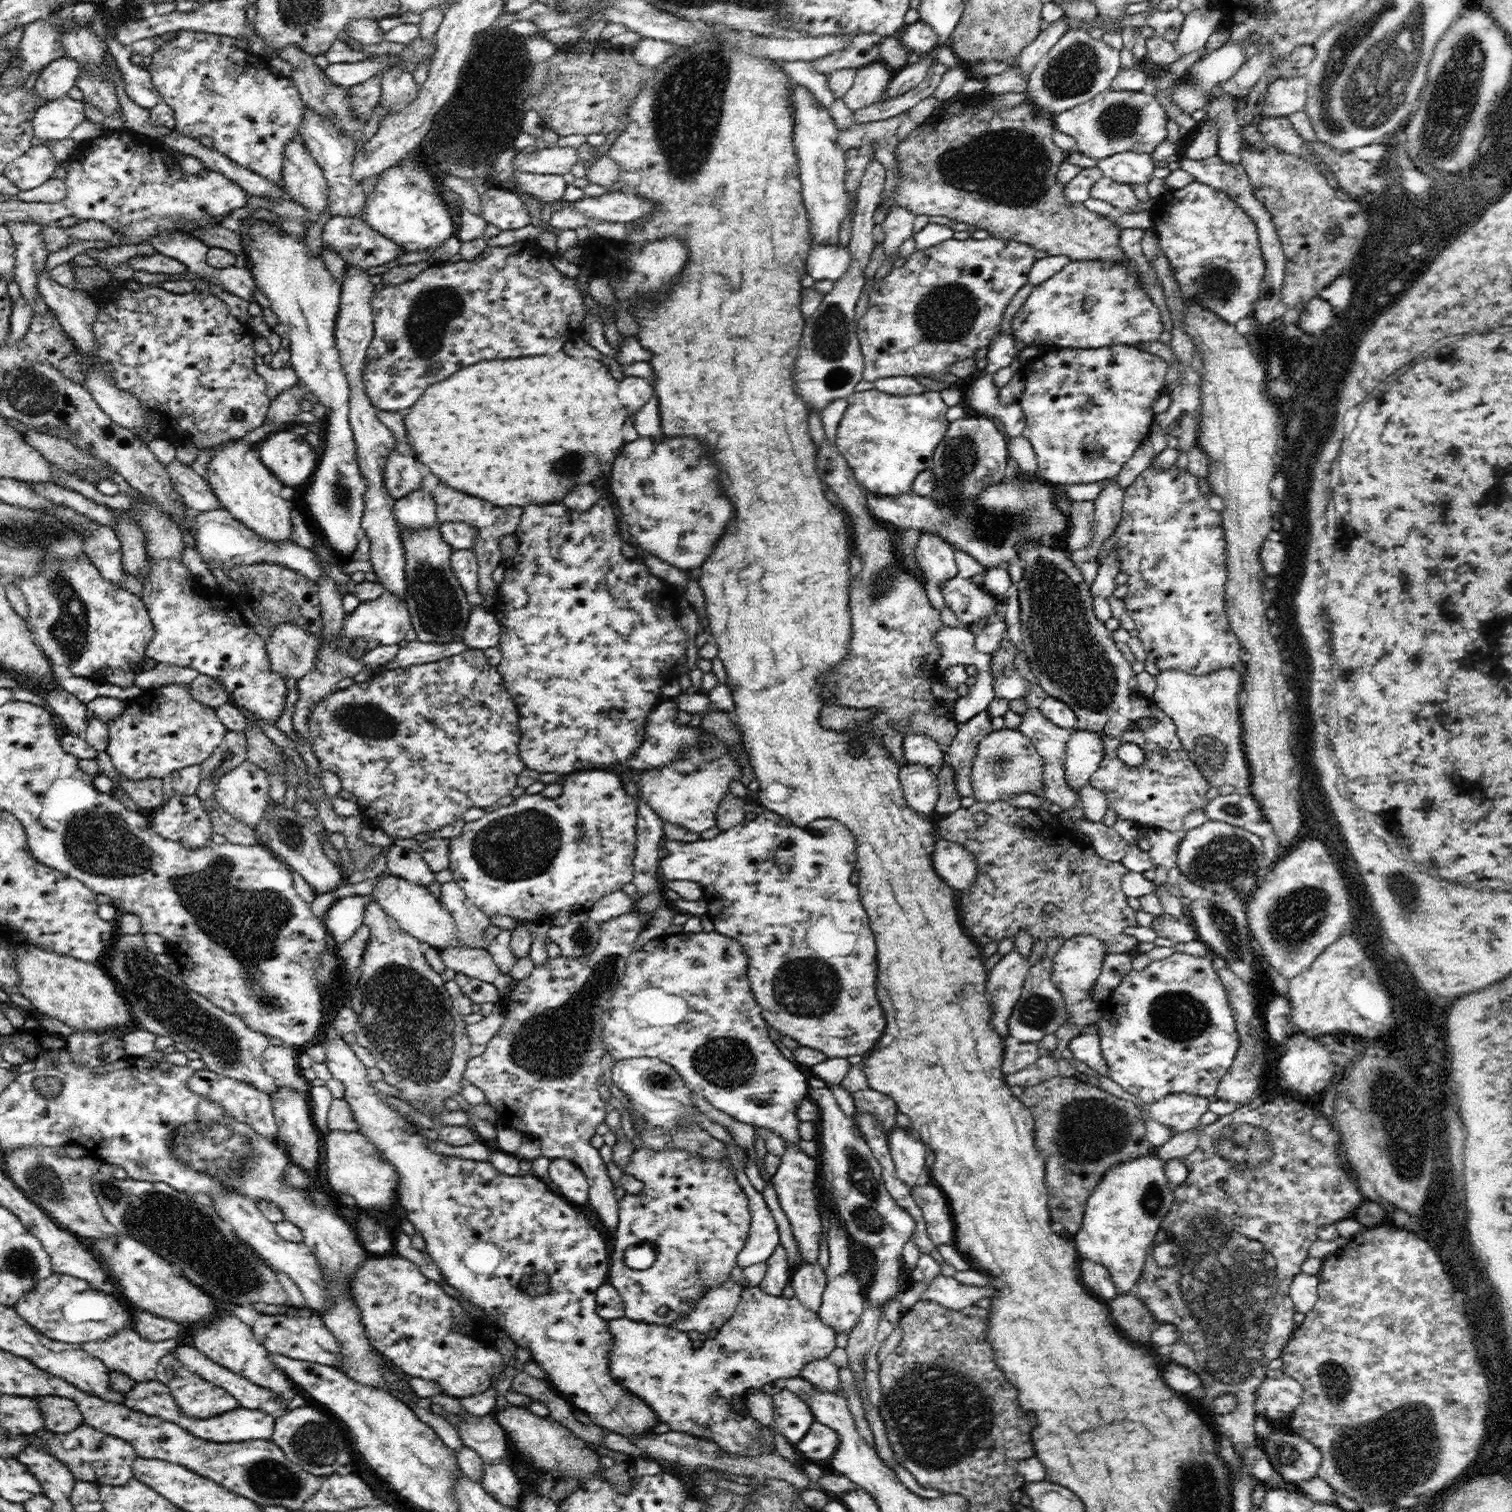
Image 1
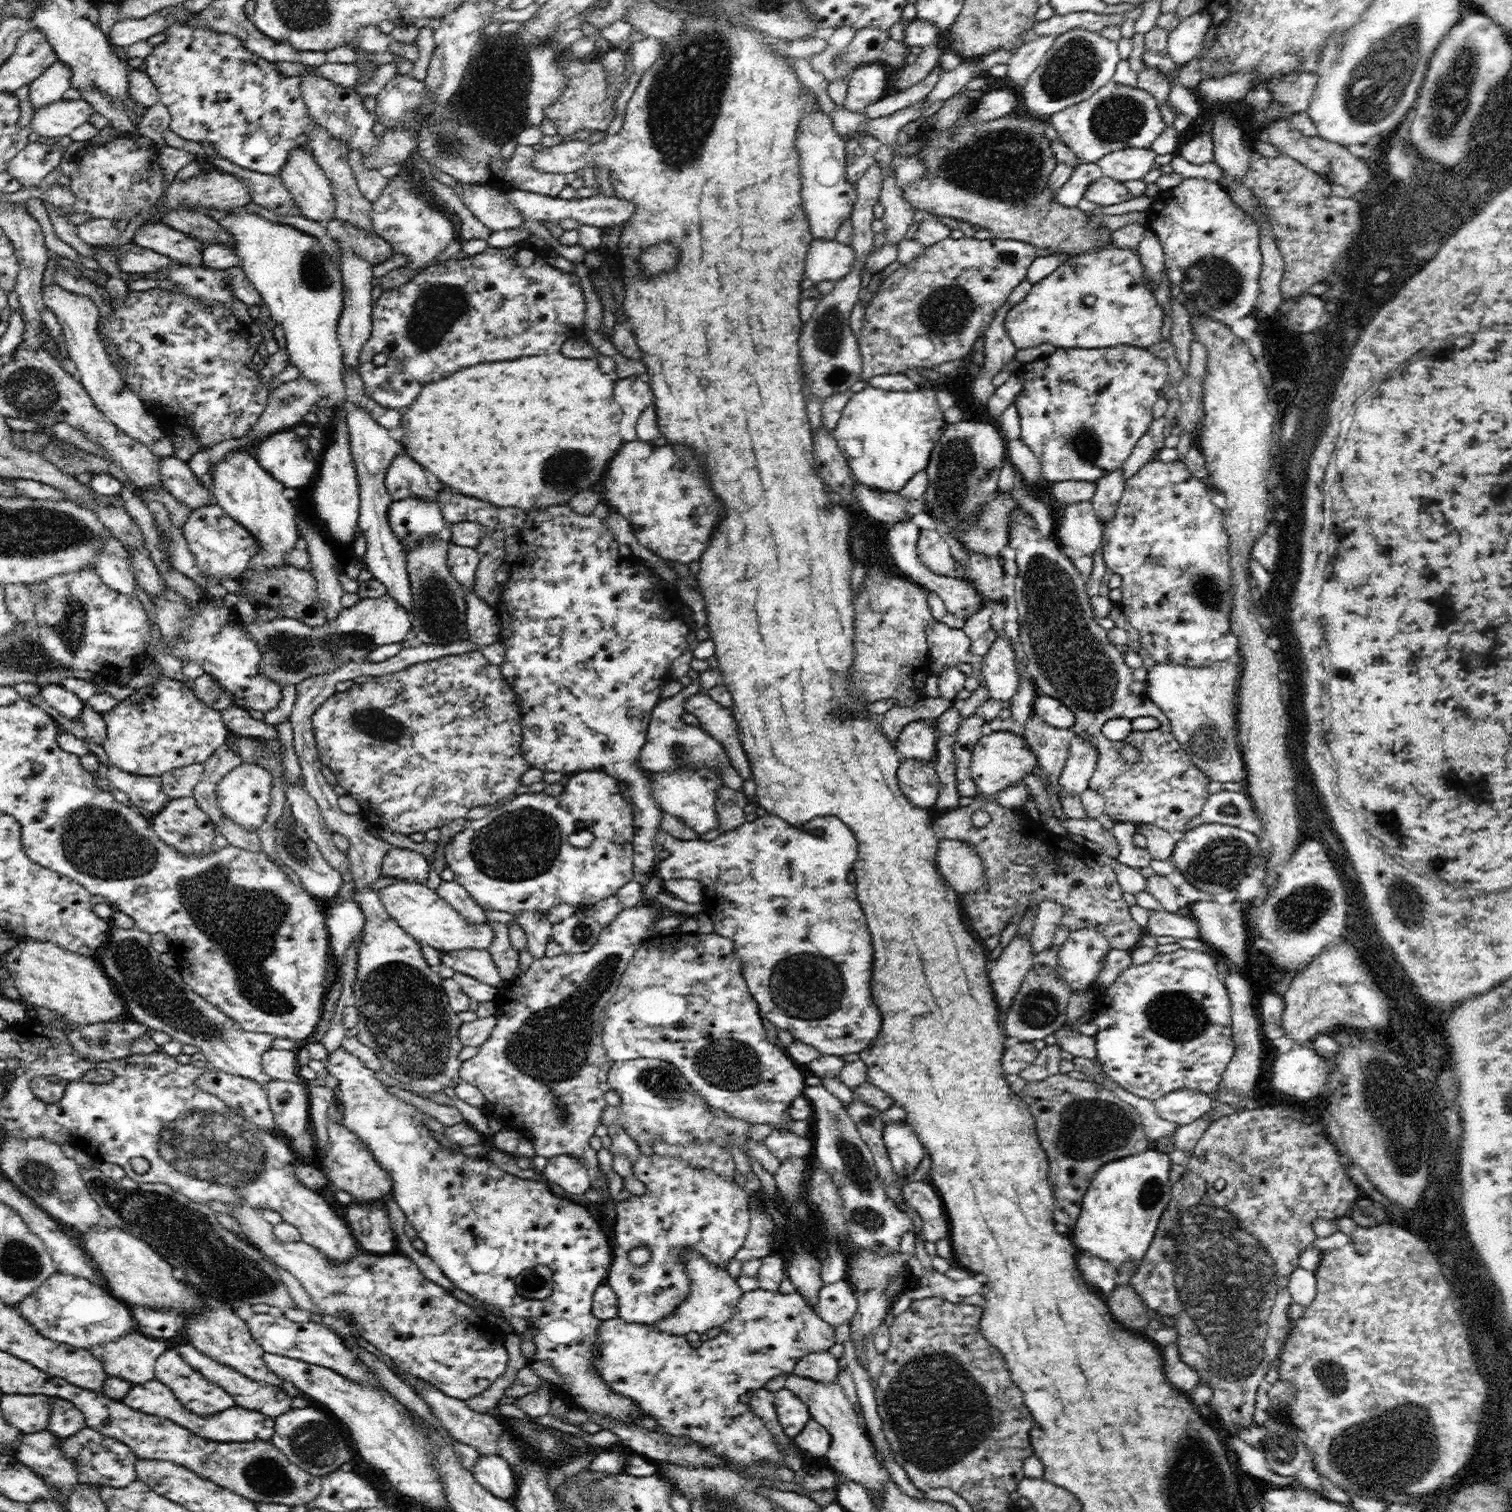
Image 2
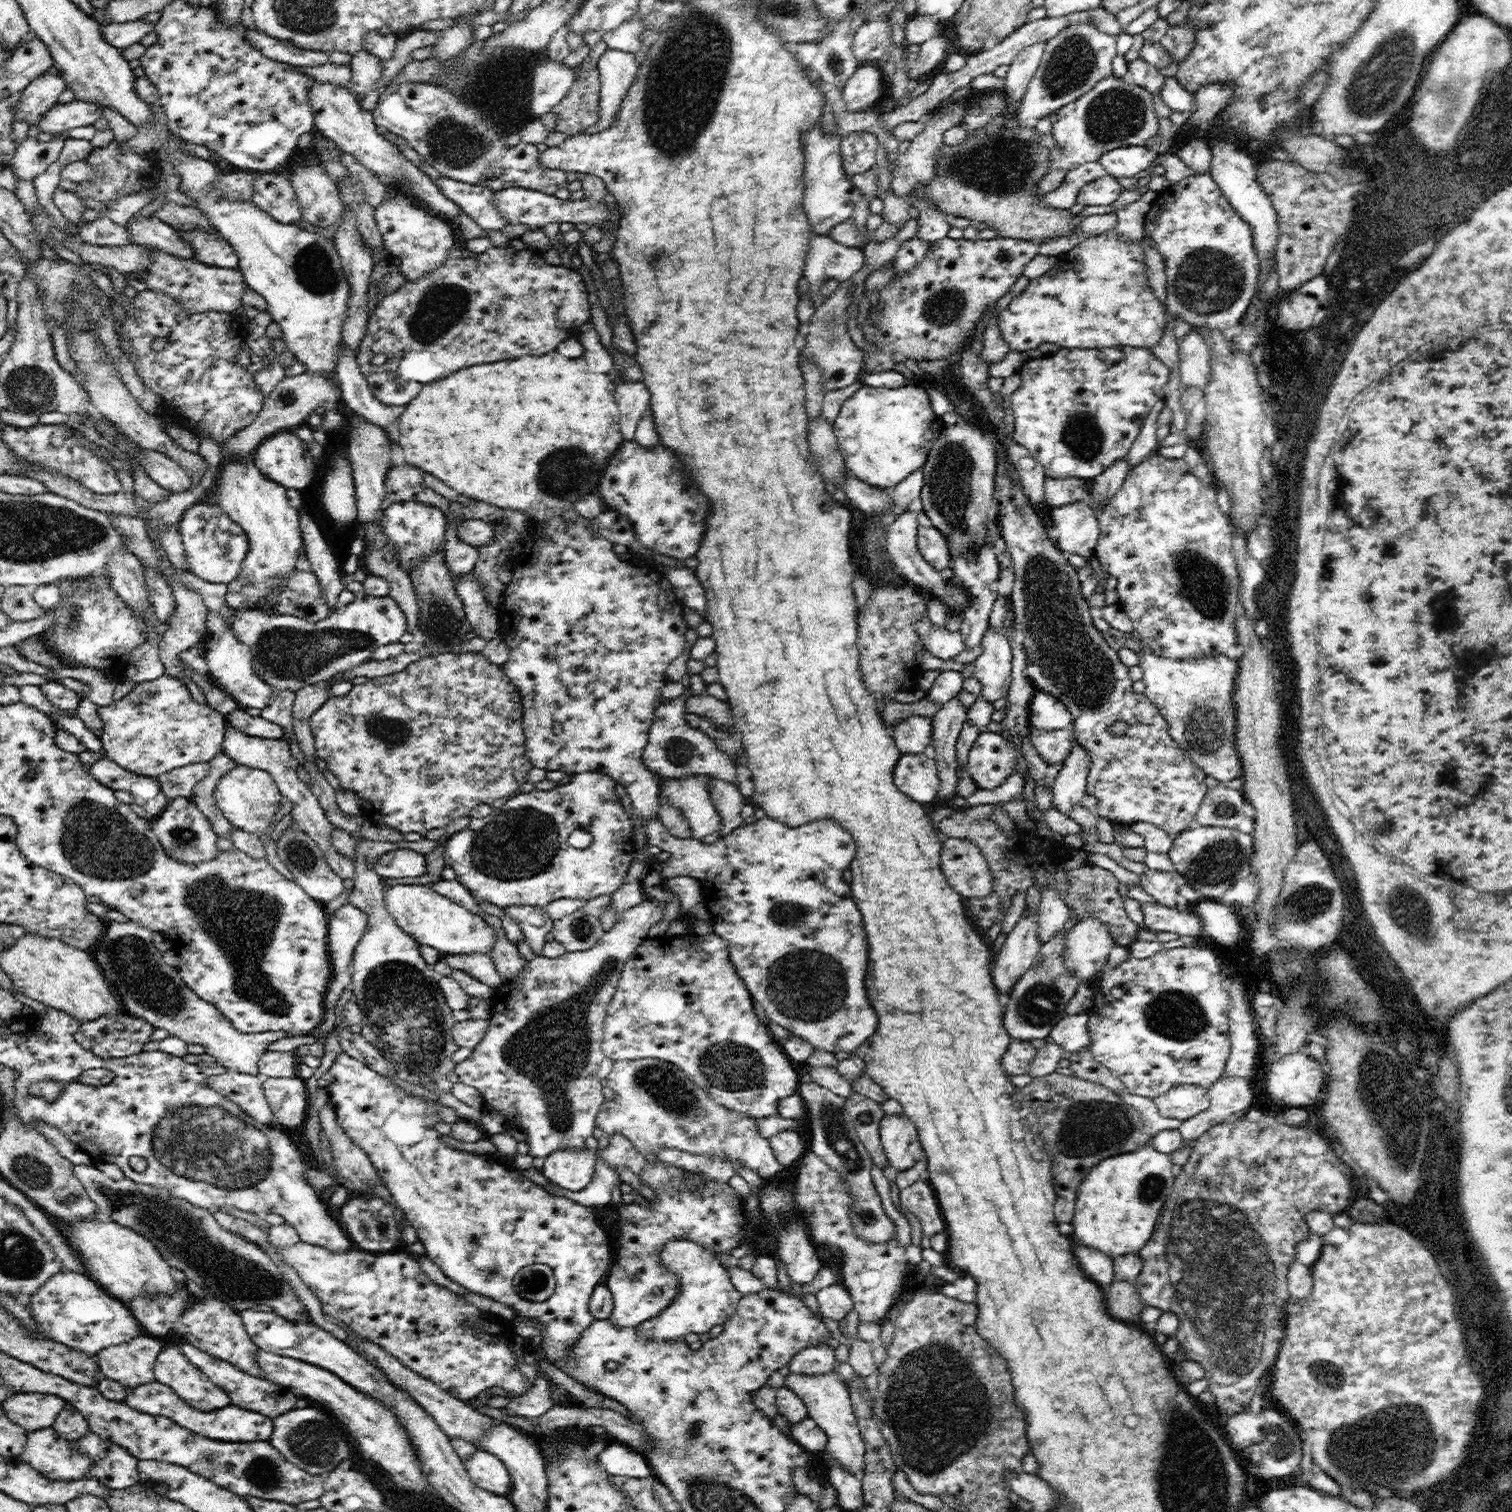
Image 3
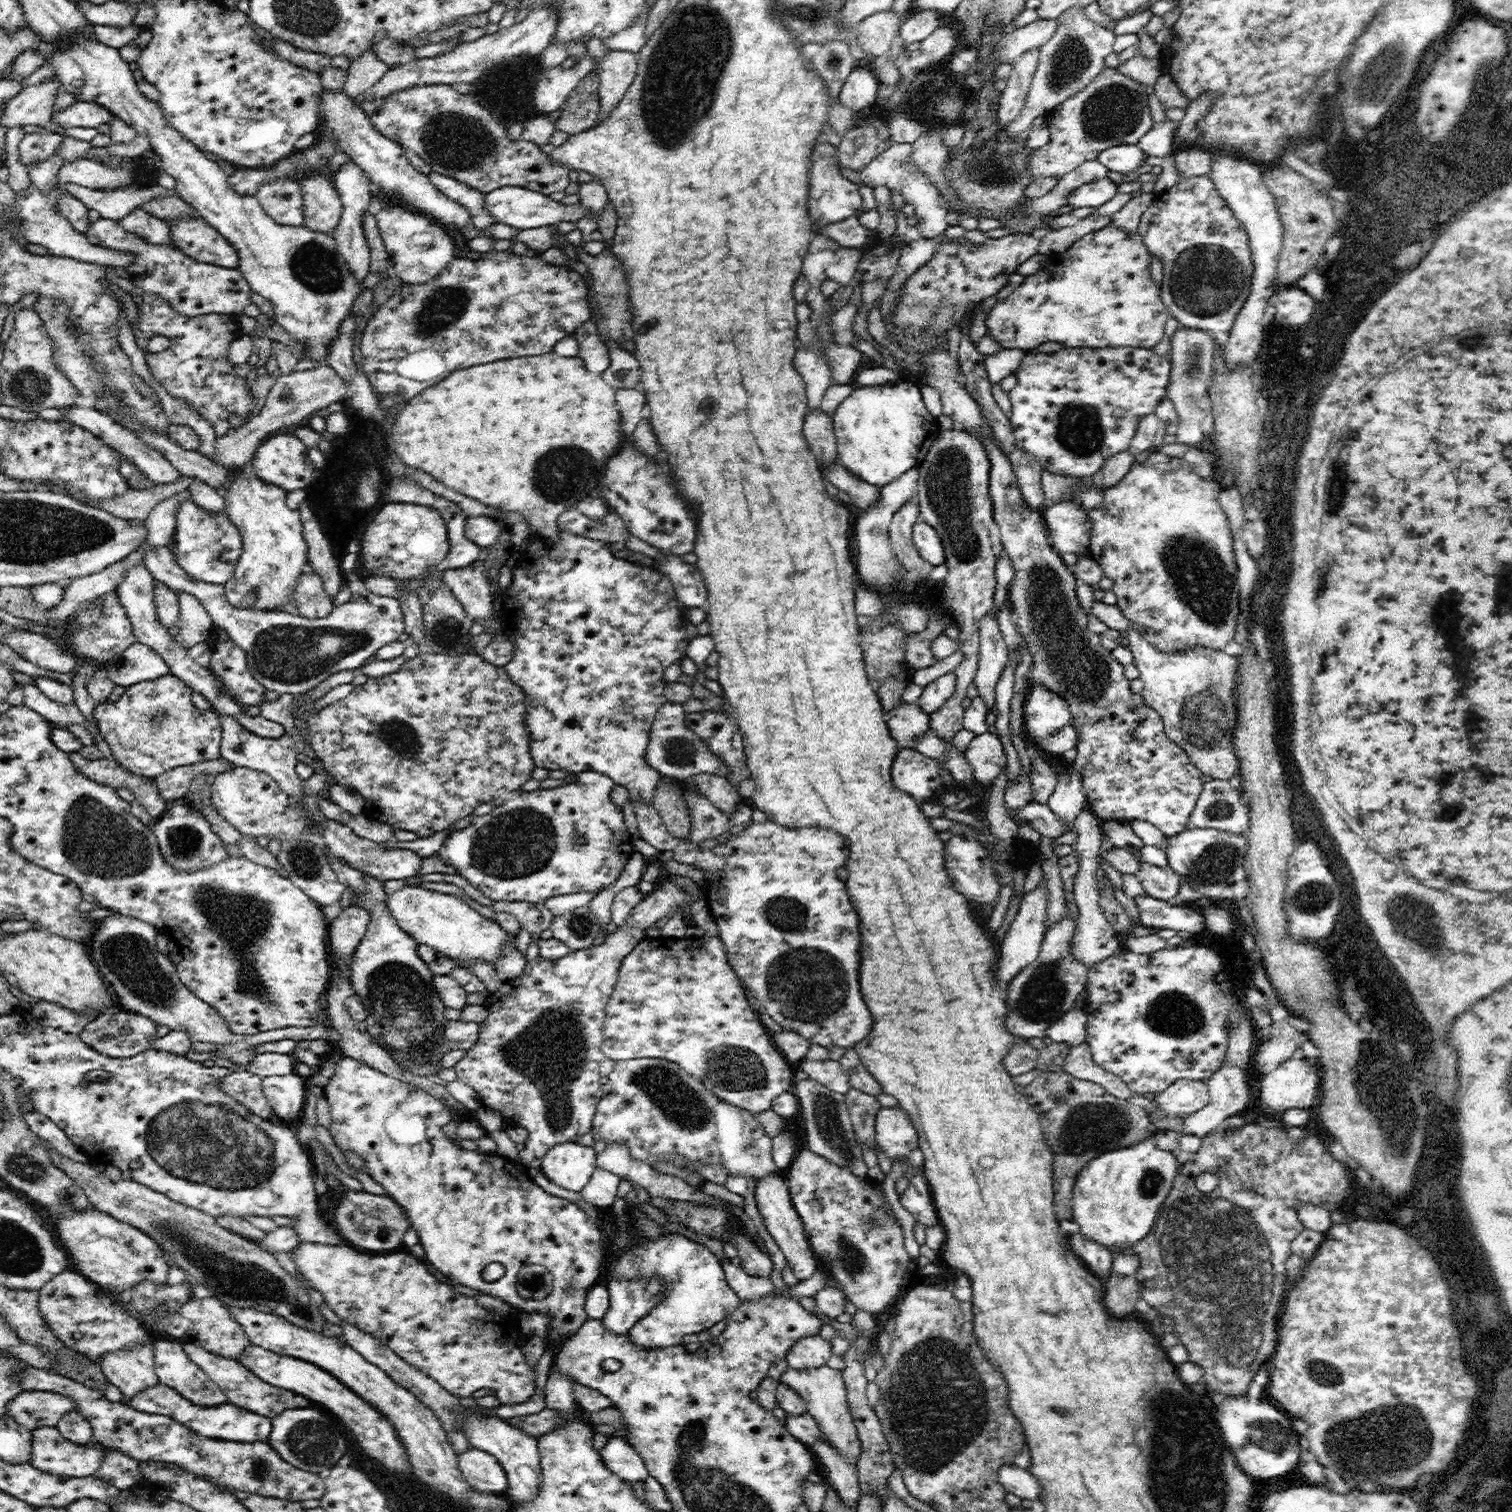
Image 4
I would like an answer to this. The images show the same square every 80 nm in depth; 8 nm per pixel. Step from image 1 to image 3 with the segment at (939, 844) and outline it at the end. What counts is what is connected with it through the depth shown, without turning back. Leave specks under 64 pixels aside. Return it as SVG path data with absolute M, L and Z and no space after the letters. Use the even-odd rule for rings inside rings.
M943 838L940 870L946 882L963 898L990 892L990 871L980 848L968 839Z

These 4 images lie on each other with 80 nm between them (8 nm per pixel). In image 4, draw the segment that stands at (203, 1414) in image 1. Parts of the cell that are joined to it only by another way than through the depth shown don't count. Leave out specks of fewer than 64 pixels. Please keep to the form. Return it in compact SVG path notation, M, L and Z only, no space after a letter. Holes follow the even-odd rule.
M166 1339L157 1342L155 1373L158 1382L172 1386L192 1404L212 1408L228 1402L224 1392L212 1384L202 1369L186 1356L181 1342L176 1344L166 1342Z

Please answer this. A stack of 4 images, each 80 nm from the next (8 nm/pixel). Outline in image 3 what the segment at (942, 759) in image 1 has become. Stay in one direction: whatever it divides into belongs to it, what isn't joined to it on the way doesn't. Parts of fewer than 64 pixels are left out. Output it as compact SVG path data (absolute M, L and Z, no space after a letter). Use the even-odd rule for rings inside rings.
M914 714L897 724L892 736L900 754L932 755L933 718Z

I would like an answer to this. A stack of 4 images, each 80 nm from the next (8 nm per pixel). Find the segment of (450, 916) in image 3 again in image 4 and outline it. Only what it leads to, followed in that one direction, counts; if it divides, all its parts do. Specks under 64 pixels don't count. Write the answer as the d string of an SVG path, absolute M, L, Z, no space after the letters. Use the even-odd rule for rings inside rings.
M422 884L405 885L392 894L387 894L387 905L402 930L418 944L434 948L439 956L494 961L500 954L500 948L506 942L514 941L508 940L507 933L496 921L483 918L466 901L430 890Z

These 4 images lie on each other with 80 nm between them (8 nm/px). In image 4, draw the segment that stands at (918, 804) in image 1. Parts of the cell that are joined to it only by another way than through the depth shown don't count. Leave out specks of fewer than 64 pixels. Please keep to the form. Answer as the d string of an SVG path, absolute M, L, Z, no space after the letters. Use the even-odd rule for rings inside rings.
M899 749L892 765L895 786L920 803L937 800L939 762L918 749Z

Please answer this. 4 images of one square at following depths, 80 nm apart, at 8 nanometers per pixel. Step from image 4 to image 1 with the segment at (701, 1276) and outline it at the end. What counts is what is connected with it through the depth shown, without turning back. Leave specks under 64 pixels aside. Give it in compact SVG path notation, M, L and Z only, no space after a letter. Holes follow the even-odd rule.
M730 1280L726 1286L708 1292L708 1296L687 1316L686 1322L676 1324L675 1328L686 1333L698 1331L702 1336L710 1330L719 1330L734 1316L744 1288Z

